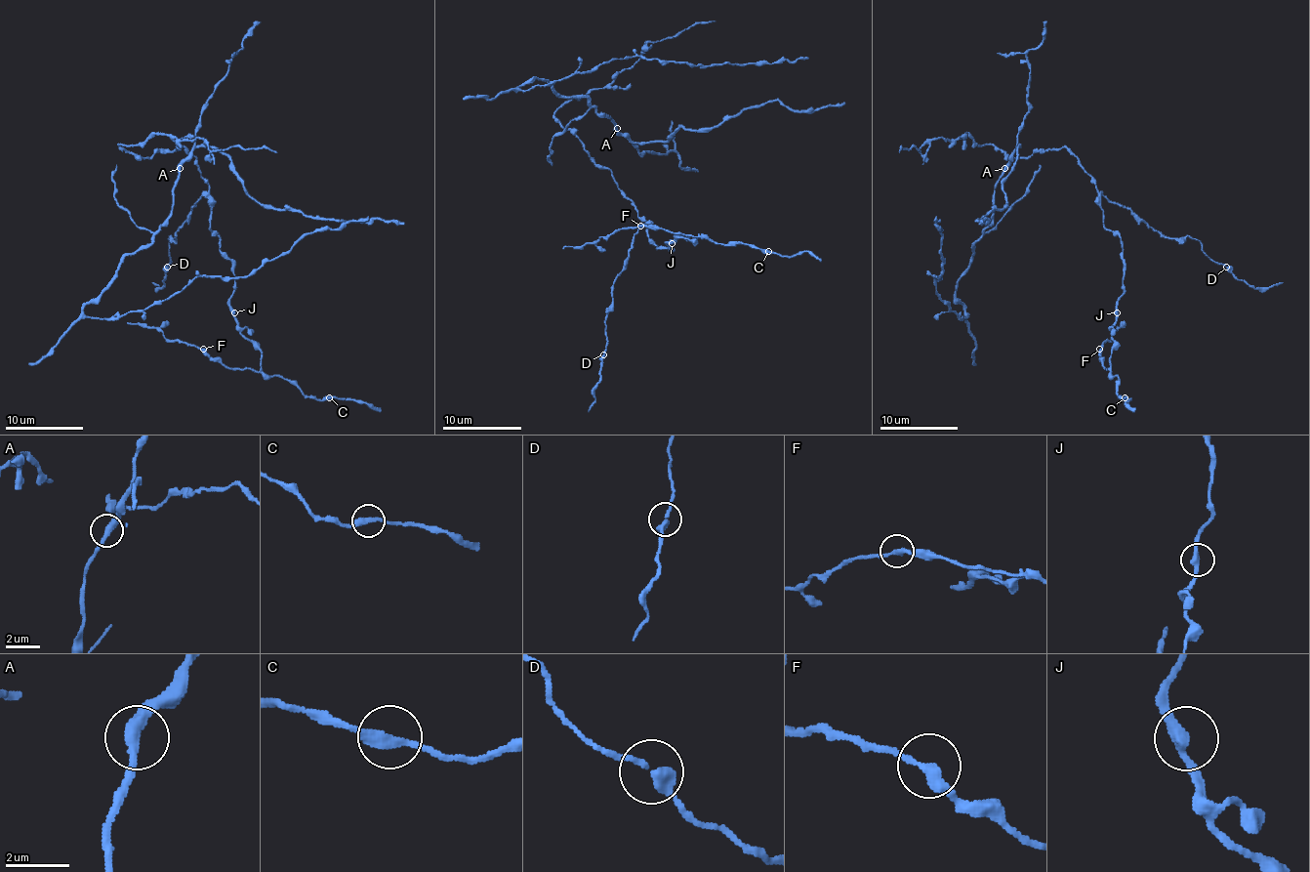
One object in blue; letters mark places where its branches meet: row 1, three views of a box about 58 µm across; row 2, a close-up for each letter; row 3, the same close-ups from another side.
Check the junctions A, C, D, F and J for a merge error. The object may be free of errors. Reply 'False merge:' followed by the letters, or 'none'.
False merge: none

